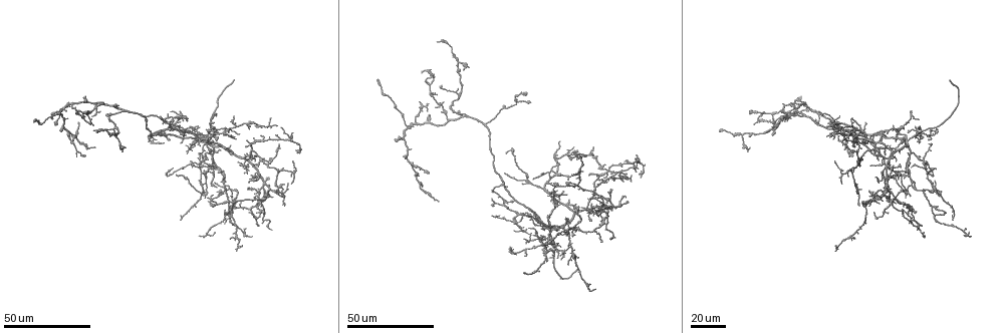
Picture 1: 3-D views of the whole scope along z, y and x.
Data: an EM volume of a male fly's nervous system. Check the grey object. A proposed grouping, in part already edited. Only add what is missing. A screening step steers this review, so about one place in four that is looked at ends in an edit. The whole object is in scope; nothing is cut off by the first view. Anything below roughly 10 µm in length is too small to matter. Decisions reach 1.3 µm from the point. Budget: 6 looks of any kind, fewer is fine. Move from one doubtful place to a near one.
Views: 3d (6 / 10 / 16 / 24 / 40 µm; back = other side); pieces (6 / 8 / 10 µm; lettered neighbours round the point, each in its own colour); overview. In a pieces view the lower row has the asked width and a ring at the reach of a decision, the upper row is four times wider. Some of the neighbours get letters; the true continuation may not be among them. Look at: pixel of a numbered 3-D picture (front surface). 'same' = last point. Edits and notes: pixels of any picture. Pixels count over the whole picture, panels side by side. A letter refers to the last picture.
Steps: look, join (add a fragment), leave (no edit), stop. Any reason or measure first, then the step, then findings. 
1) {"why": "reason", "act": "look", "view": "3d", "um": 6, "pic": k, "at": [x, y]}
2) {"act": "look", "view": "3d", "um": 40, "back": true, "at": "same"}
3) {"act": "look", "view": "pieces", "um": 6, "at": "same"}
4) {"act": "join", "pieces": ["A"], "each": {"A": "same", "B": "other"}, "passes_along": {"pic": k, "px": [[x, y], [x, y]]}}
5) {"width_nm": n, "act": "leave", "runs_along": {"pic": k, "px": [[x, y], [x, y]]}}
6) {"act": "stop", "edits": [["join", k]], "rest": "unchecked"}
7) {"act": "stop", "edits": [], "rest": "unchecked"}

{"why": "branch stops here", "act": "look", "view": "3d", "um": 24, "pic": 1, "at": [247, 188]}

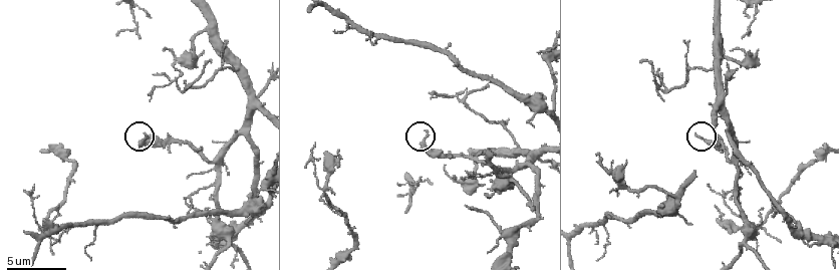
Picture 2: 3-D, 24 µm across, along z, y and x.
{"act": "look", "view": "pieces", "um": 8, "pic": 2, "at": [698, 136]}

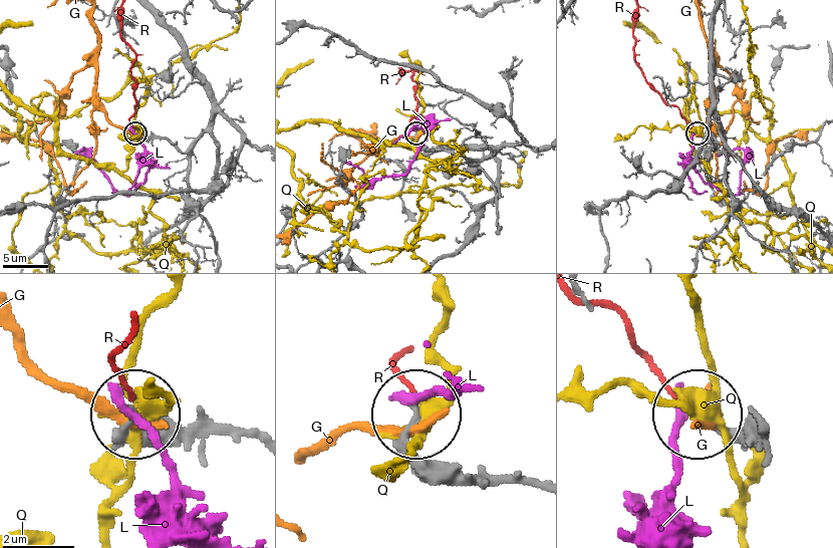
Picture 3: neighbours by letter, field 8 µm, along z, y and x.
{"width_nm": 130, "act": "leave", "each": {"G": "other", "L": "other", "Q": "other", "R": "other"}, "runs_along": {"pic": 3, "px": [[761, 431], [725, 431], [701, 416]]}, "found": "none of them fits"}

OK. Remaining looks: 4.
{"why": "tapers out", "act": "look", "view": "3d", "um": 24, "pic": 1, "at": [945, 211]}

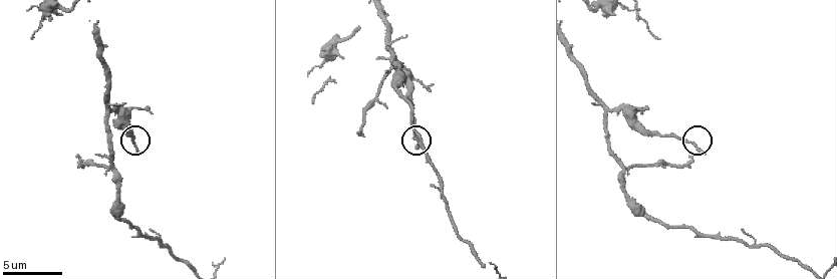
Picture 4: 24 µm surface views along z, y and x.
{"act": "look", "view": "pieces", "um": 8, "pic": 4, "at": [136, 153]}

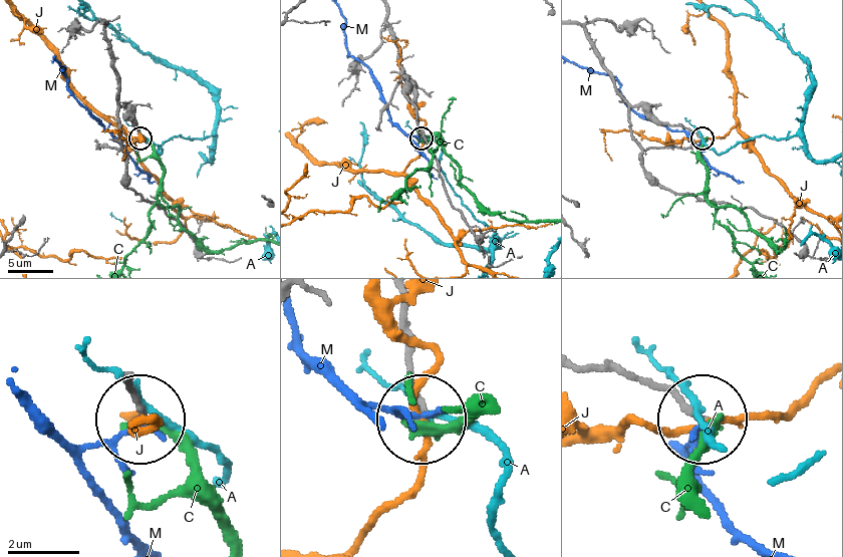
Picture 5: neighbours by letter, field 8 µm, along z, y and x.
{"act": "leave", "each": {"A": "other", "C": "other", "J": "other", "M": "other"}, "found": "none of them fits"}

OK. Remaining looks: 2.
{"why": "free end", "act": "look", "view": "pieces", "um": 10, "pic": 4, "at": [77, 154]}

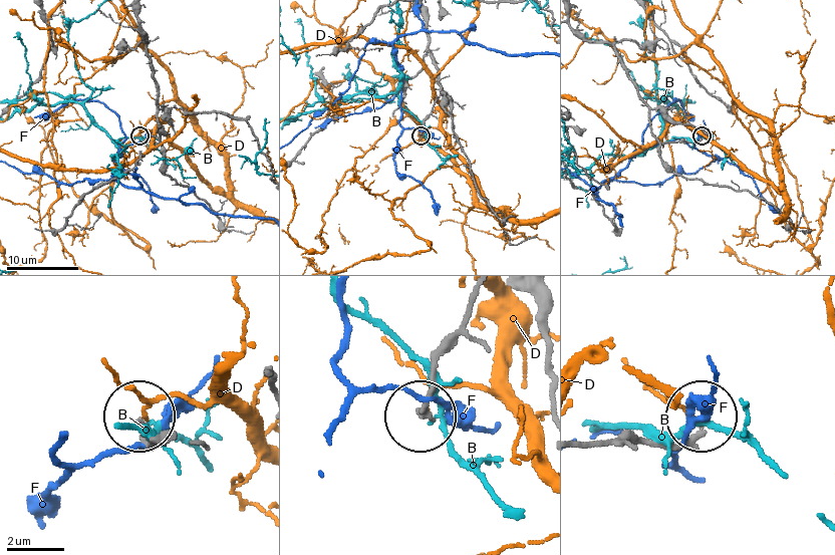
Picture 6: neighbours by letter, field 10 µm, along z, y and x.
{"width_nm": 200, "act": "leave", "each": {"B": "other", "D": "other", "F": "other"}, "found": "none of them fits"}

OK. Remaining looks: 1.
{"act": "stop", "edits": [], "rest": "unchecked"}

